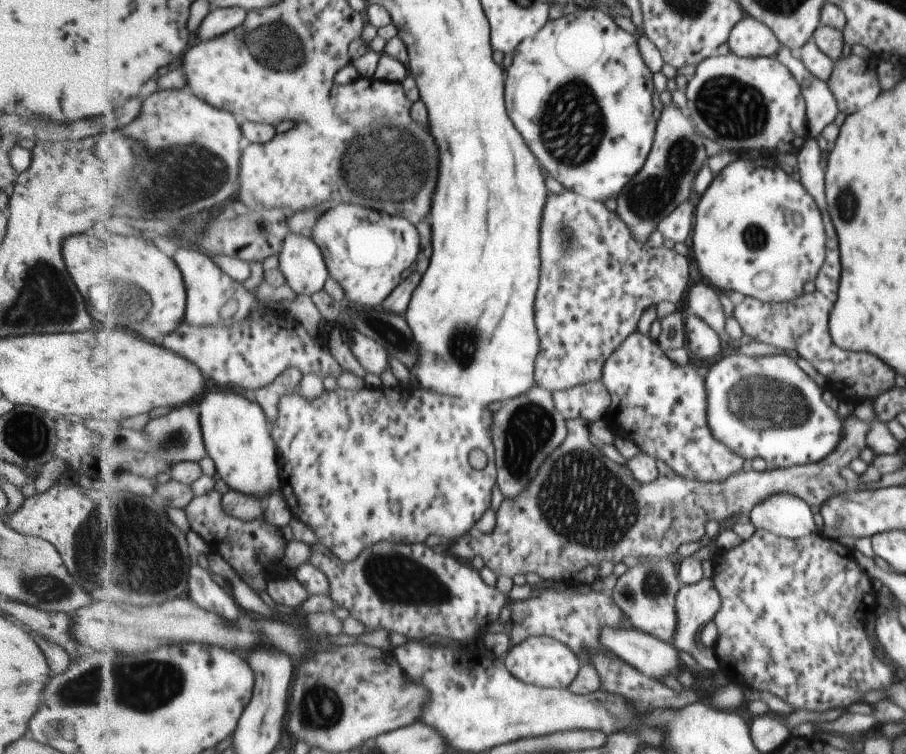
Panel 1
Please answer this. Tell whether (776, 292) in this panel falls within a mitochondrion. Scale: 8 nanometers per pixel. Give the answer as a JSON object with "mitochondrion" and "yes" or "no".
{"mitochondrion":"no"}

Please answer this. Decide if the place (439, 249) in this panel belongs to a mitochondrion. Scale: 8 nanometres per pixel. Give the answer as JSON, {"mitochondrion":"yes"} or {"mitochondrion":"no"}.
{"mitochondrion":"no"}

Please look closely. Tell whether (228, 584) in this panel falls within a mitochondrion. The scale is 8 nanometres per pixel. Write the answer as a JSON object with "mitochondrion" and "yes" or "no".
{"mitochondrion":"no"}

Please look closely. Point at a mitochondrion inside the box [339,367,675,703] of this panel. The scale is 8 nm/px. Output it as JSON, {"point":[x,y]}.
{"point":[572,510]}

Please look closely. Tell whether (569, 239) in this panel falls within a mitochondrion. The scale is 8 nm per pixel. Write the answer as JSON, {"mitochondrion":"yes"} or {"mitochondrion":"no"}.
{"mitochondrion":"yes"}

